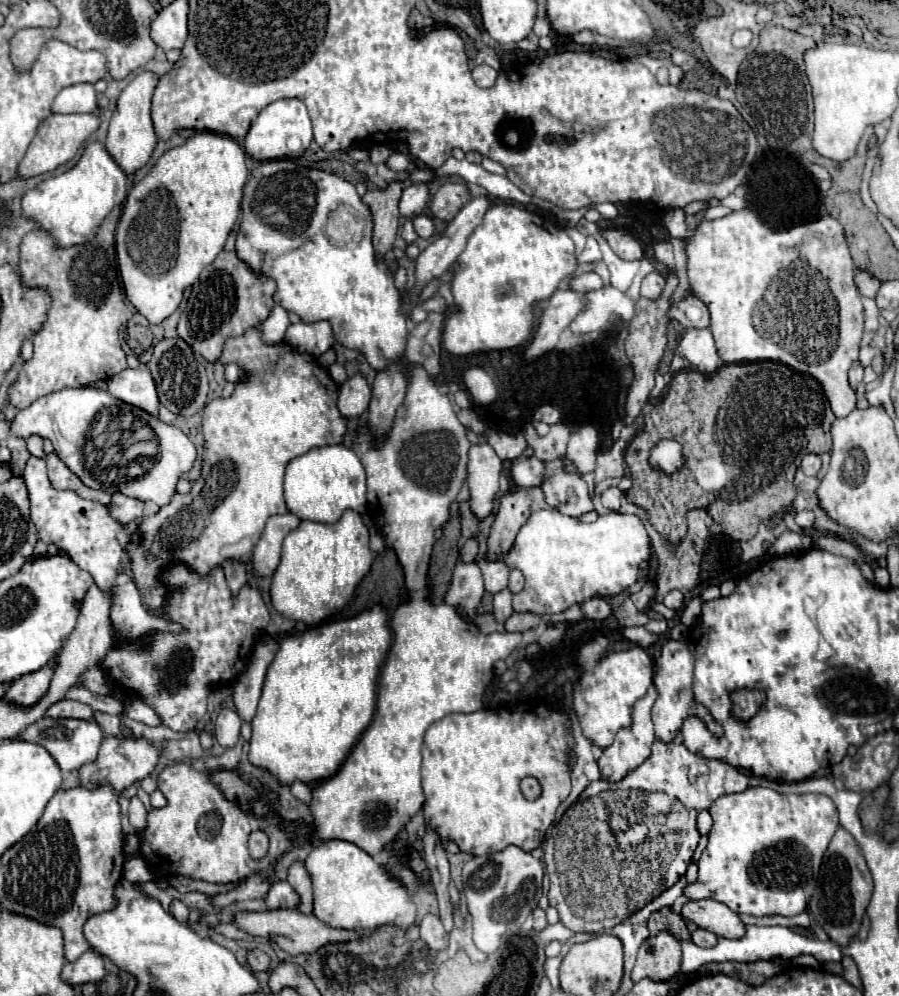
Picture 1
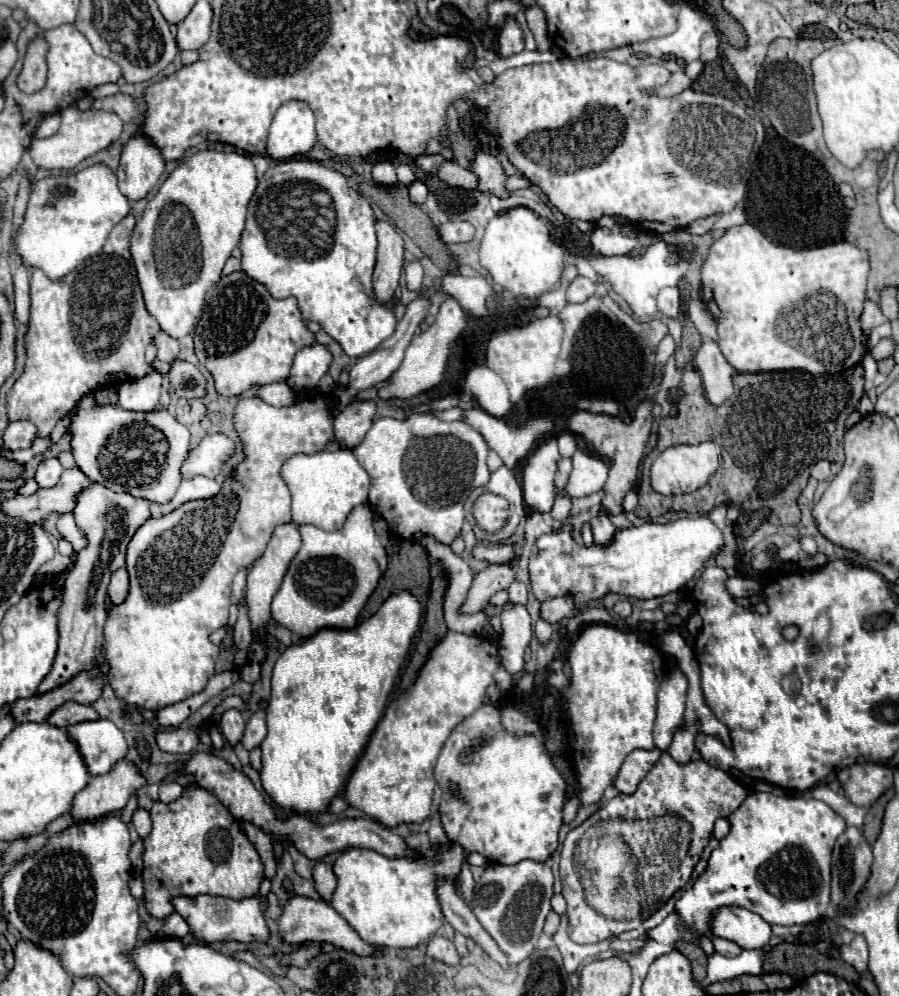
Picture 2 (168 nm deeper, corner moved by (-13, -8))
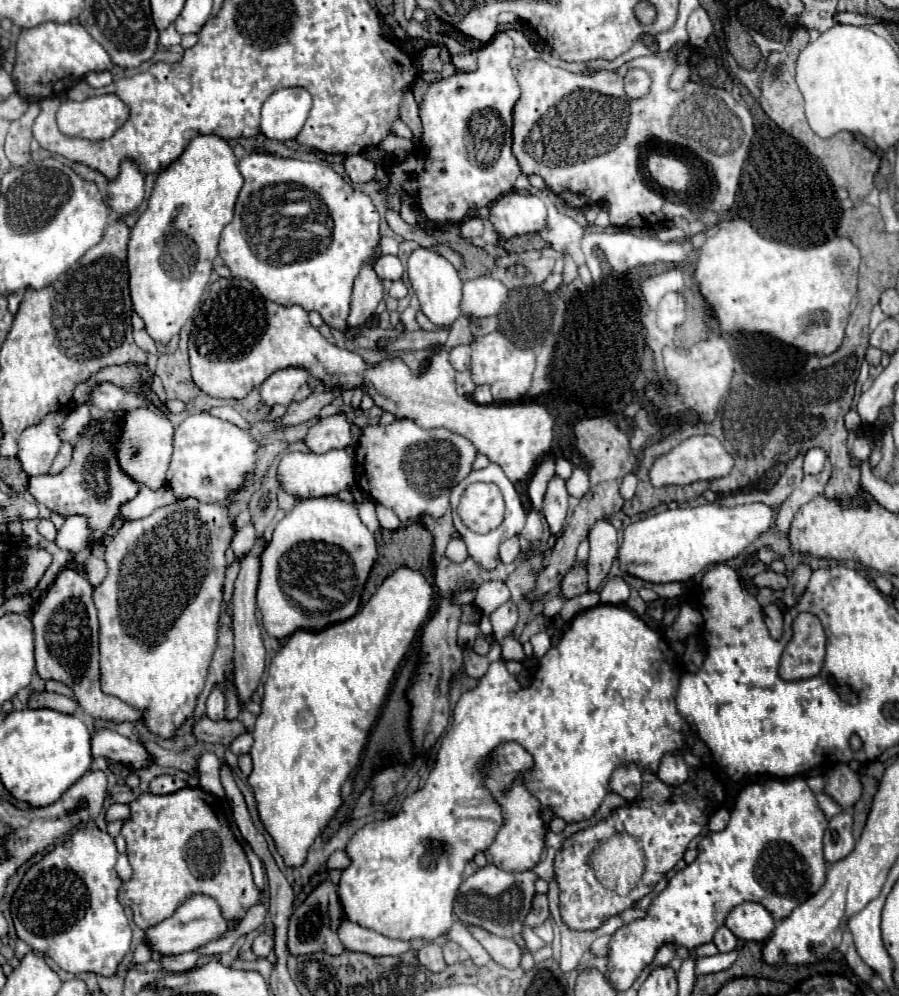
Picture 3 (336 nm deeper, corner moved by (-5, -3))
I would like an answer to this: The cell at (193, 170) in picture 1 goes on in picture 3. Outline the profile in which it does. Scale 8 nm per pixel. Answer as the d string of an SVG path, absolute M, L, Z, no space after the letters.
M198 135L184 153L168 165L156 177L146 211L138 217L130 231L128 241L128 273L130 273L130 297L134 311L144 319L146 331L154 341L168 343L184 323L192 317L202 291L206 289L212 273L214 257L218 255L218 243L222 229L234 217L234 203L242 189L242 173L238 171L238 159L230 145L216 135Z

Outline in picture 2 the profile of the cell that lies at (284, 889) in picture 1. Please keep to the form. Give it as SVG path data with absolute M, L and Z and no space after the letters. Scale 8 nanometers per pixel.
M292 894L290 900L286 902L284 914L278 920L278 934L280 934L280 940L286 944L302 944L306 940L316 940L316 942L328 942L356 956L372 956L378 952L378 946L364 942L360 934L354 928L350 928L350 924L330 904L320 900L310 900L298 894Z

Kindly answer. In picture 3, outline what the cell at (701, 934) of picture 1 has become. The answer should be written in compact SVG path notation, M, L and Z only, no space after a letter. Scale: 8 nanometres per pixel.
M720 927L716 933L714 933L714 945L718 947L718 951L726 953L726 951L732 951L736 947L736 937L732 935L732 931L728 927Z

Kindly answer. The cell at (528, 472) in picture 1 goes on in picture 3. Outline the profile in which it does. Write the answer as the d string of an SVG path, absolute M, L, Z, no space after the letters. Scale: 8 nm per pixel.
M574 467L572 469L572 475L570 479L566 481L566 489L572 497L584 497L586 491L590 489L590 477L588 477L588 471L582 469L582 467Z

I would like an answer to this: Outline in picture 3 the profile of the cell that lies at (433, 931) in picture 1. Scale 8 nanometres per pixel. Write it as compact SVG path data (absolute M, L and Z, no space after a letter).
M426 943L420 951L418 951L418 959L424 967L428 967L432 973L440 973L446 969L446 961L442 955L442 947L438 943Z

